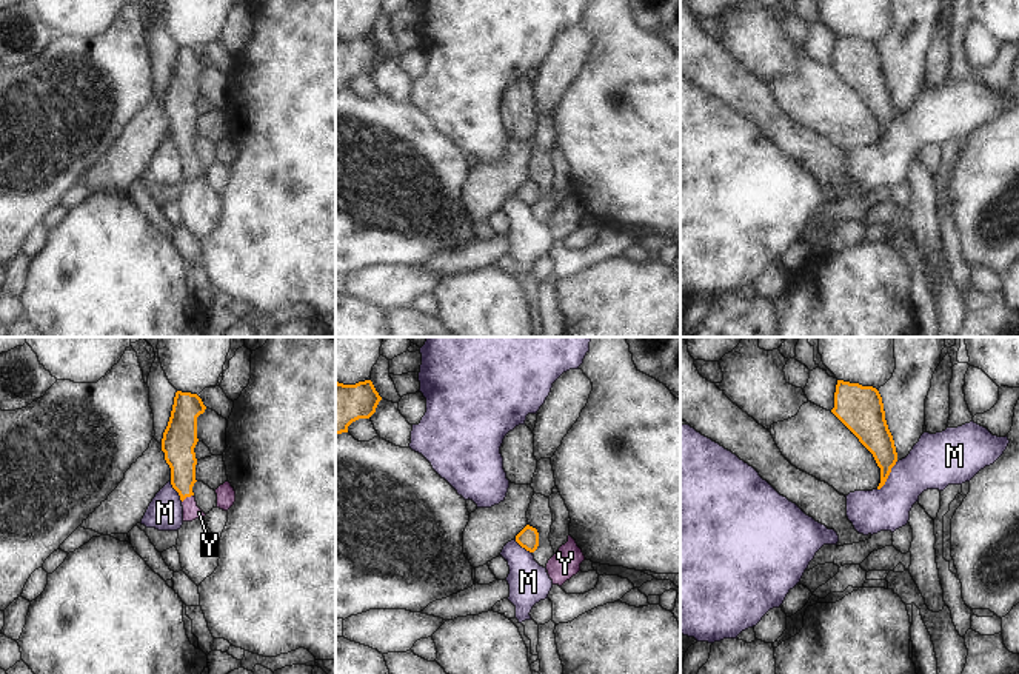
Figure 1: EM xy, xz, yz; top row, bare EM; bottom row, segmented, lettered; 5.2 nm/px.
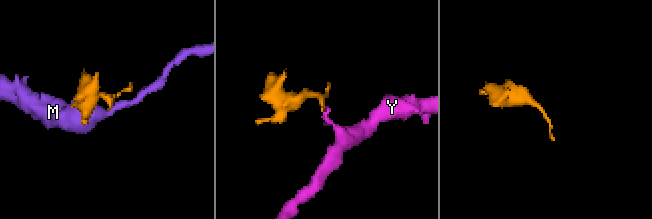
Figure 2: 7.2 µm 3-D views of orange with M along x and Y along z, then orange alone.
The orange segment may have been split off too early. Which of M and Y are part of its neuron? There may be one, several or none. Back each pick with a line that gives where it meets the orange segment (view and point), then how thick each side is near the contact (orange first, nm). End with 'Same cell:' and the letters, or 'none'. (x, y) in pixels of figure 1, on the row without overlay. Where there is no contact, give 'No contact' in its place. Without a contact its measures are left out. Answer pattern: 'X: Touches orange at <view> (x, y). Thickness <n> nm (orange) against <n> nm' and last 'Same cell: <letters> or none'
Y: Touches orange at xy (187, 151). Thickness 160 nm (orange) against 90 nm
Same cell: Y.

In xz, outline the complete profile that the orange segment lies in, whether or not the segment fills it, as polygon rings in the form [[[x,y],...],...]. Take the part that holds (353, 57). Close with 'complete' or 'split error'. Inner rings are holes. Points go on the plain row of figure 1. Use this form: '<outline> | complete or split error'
[[[371,35],[356,40],[336,37],[336,91],[348,88],[348,82],[359,74],[369,74],[380,55]]] | complete

